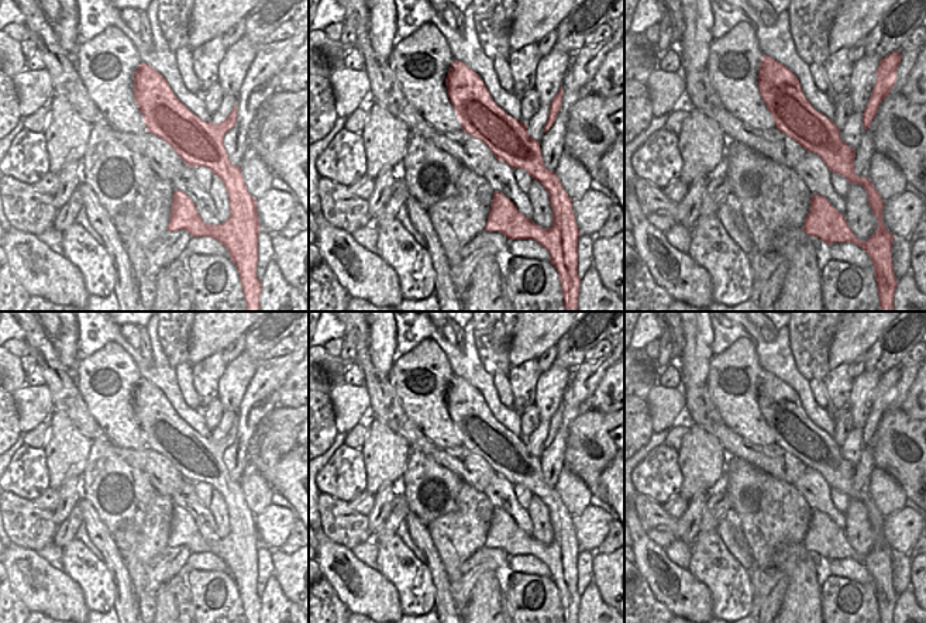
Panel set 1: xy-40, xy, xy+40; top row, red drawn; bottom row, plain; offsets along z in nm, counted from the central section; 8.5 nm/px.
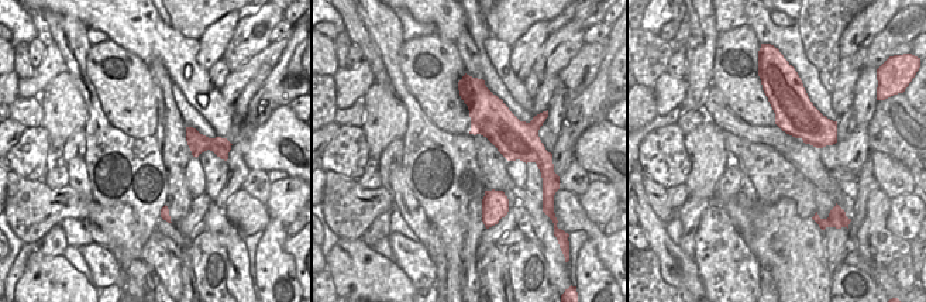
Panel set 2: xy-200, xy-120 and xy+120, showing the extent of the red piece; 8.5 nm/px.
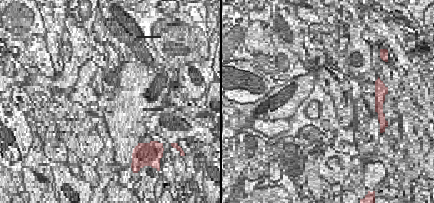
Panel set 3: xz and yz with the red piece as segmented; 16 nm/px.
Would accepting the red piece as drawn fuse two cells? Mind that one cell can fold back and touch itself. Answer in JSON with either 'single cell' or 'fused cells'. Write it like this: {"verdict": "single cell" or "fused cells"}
{"verdict": "single cell"}

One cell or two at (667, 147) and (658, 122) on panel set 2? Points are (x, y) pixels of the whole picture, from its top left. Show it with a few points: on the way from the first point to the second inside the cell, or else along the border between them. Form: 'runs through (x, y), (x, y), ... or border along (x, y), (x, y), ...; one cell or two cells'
border along (674, 122), (651, 130), (641, 141); two cells

